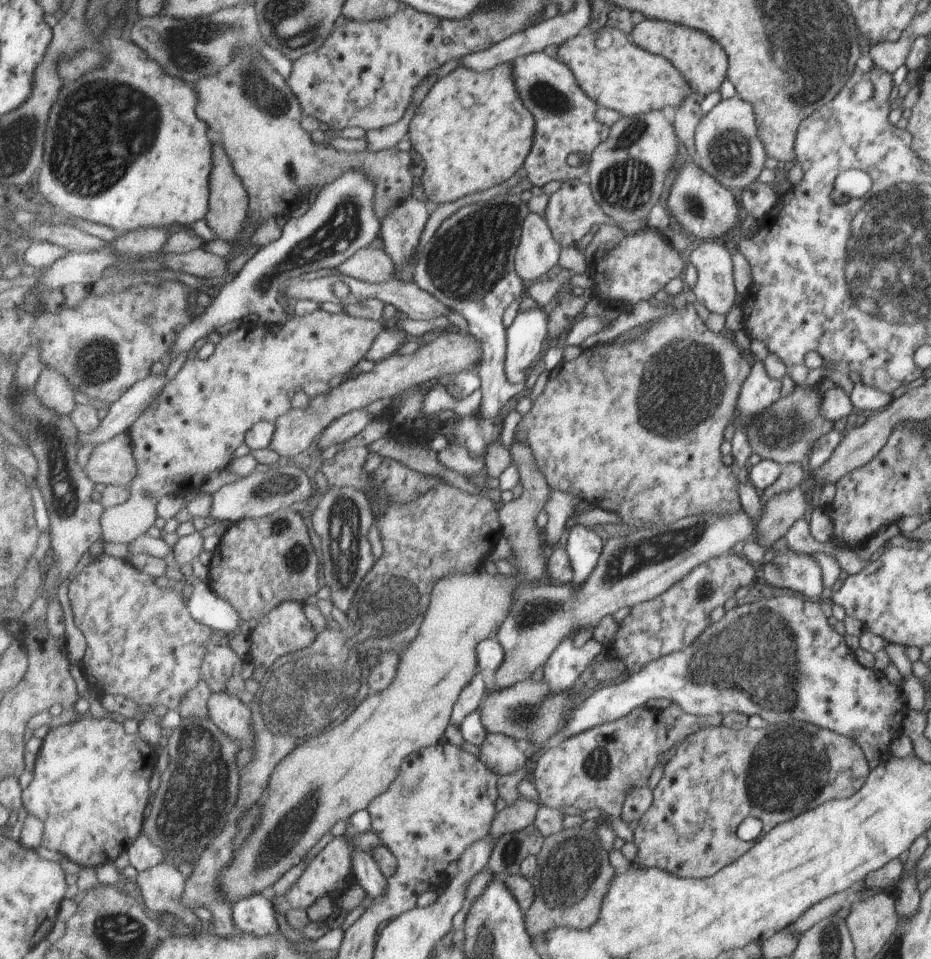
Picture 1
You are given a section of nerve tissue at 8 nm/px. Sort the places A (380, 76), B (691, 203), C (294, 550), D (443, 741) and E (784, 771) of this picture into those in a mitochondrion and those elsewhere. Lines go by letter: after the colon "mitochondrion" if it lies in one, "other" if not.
A: other
B: mitochondrion
C: mitochondrion
D: other
E: mitochondrion

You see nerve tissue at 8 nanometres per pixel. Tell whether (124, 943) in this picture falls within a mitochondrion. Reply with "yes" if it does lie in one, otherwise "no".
yes

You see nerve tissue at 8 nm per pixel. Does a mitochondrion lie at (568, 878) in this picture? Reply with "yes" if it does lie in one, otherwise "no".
yes

